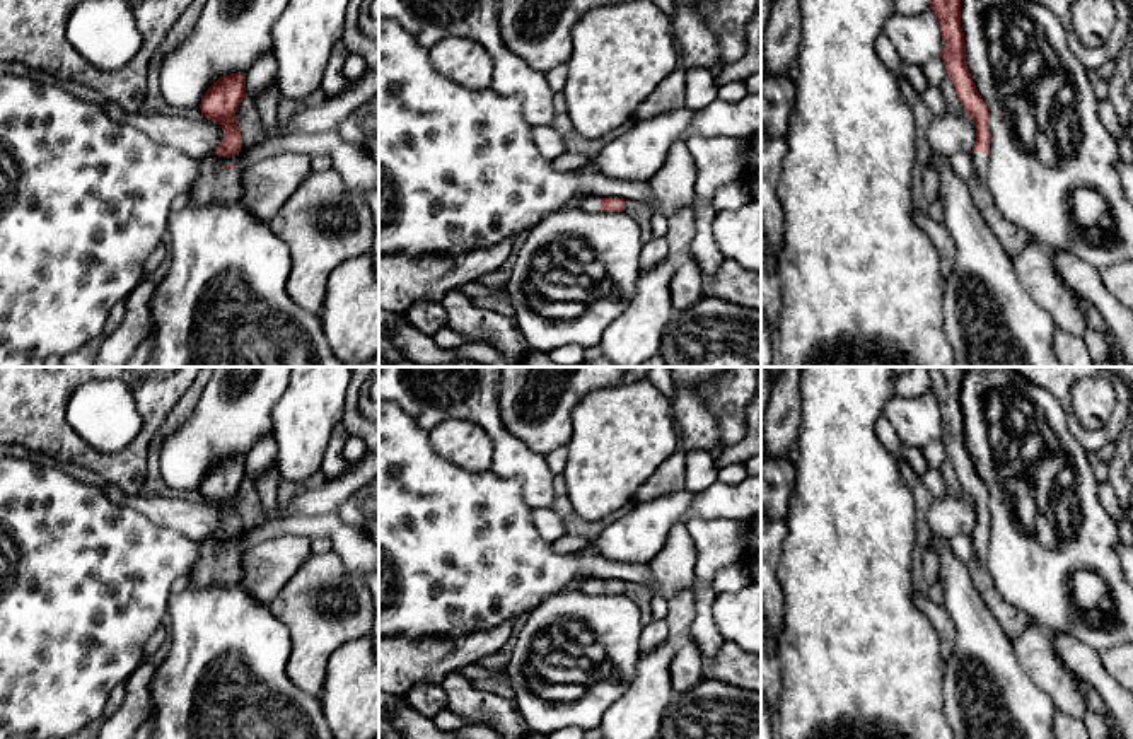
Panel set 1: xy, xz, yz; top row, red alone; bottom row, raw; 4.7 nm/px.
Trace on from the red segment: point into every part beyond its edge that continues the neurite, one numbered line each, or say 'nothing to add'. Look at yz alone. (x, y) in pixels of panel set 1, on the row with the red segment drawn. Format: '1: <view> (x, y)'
1: yz (1012, 239)

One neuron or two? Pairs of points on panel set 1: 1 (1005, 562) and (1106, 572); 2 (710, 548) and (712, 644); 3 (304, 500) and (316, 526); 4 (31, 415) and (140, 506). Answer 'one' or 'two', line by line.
1: one
2: one
3: two
4: two

